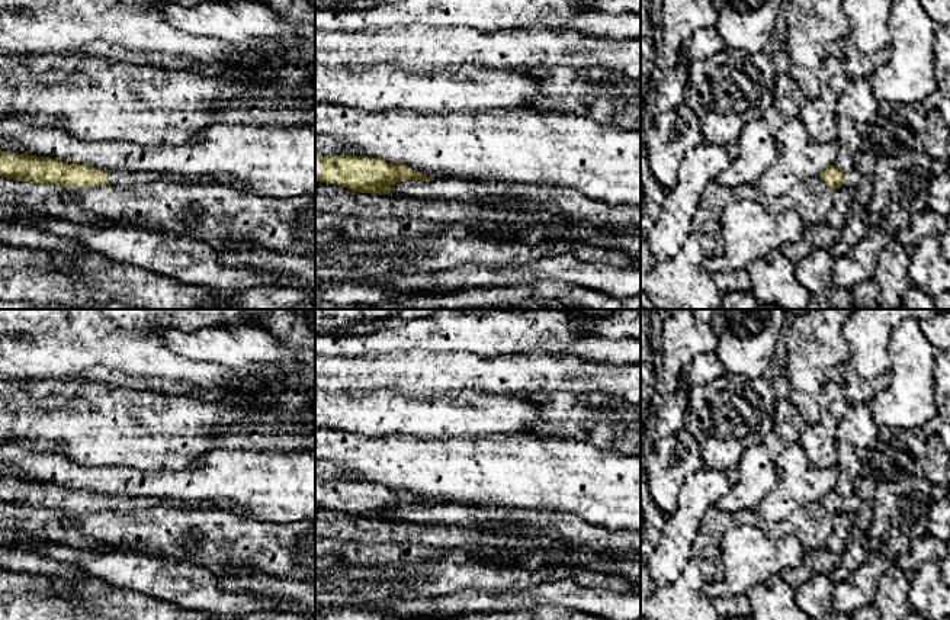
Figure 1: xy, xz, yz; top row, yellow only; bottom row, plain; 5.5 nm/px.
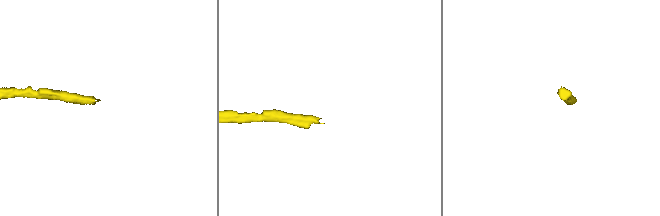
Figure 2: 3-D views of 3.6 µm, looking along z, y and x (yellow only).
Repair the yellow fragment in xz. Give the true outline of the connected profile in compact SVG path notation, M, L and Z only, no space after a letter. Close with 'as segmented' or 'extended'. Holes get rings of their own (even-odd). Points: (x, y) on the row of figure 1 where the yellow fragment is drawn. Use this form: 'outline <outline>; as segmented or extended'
outline M325 155L315 158L315 181L338 184L359 193L391 195L389 186L404 180L433 181L449 179L420 173L408 166L392 166L383 160L354 155Z; extended

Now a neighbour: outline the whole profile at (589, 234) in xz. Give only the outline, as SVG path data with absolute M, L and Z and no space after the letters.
M535 225L521 229L511 227L498 227L501 234L510 234L524 240L530 248L536 247L543 240L575 240L598 247L616 247L626 253L636 266L641 266L641 237L635 235L610 235L598 231L591 225Z

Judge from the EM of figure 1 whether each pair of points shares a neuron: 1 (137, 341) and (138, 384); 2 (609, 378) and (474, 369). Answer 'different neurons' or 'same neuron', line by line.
1: different neurons
2: same neuron

